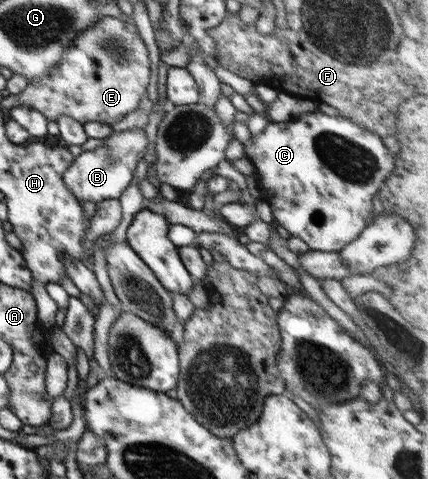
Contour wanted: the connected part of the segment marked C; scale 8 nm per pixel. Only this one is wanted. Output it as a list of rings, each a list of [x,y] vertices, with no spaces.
[[[320,110],[313,112],[303,112],[303,114],[287,120],[287,122],[270,122],[264,131],[251,139],[247,146],[247,158],[252,162],[256,169],[257,176],[261,179],[262,190],[264,190],[261,200],[267,202],[274,211],[274,219],[277,220],[291,236],[301,238],[311,250],[317,251],[336,251],[340,252],[350,241],[353,241],[365,229],[367,218],[373,212],[373,197],[378,194],[382,183],[394,169],[395,151],[389,146],[389,143],[379,137],[376,133],[366,130],[364,127],[355,125],[350,119],[339,115],[330,116]]]

